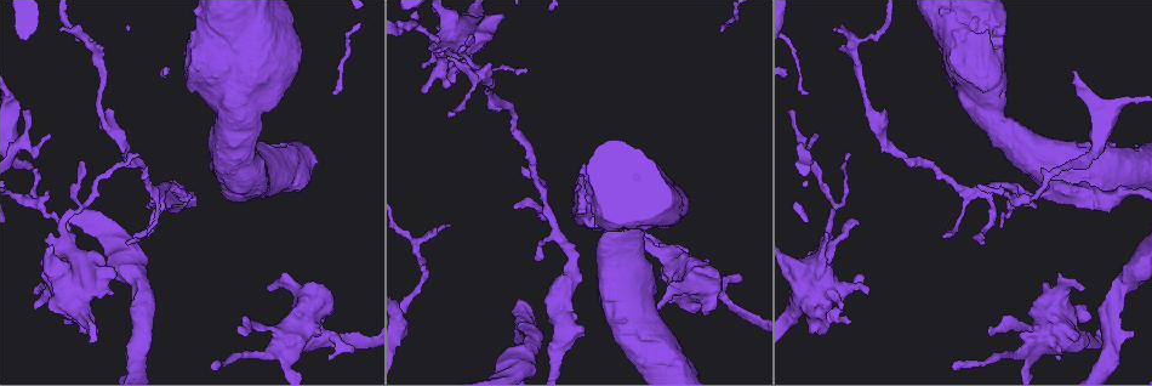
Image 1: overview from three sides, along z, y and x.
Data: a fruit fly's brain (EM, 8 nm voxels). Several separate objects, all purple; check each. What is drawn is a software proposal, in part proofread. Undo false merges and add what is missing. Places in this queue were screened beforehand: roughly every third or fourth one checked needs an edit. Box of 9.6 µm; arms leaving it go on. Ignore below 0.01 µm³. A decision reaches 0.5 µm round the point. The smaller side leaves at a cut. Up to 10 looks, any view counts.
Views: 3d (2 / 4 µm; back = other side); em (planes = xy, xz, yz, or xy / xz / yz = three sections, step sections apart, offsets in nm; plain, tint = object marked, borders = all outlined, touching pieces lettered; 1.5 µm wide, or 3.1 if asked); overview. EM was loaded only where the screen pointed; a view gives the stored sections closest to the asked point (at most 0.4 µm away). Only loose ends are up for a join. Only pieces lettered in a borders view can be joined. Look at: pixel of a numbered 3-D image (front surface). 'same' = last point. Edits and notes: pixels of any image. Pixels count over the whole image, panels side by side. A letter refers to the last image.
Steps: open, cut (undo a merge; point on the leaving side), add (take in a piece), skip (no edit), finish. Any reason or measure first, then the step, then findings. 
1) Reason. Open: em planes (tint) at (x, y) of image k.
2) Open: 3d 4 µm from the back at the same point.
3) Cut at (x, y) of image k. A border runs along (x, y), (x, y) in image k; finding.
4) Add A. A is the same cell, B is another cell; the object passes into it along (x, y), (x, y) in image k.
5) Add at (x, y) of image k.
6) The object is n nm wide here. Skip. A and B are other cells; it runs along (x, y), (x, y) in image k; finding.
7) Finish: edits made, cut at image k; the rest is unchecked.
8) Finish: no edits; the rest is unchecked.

An open end. Open: em planes (borders) at (97, 331) of image 1.

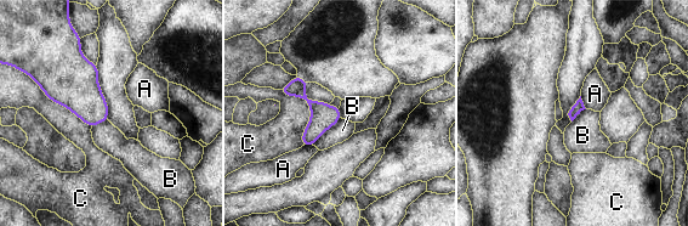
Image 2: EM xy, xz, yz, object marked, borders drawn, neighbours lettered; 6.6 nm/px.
Skip. A, B and C are other cells; none of them fits.

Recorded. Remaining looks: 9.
Branch point. Open: em yz step 8 (borders) at (92, 41) of image 1.

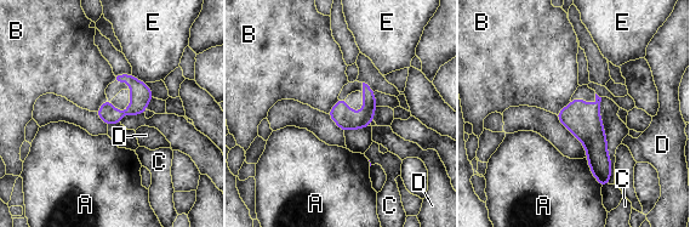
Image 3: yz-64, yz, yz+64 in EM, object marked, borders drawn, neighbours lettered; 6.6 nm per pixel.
Skip. A, B, C, D and E are other cells; a border runs along (570, 101), (556, 114) in image 3; continuous, no second neuron.

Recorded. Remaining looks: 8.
Thin end. Open: 3d 4 µm at (524, 73) of image 1.

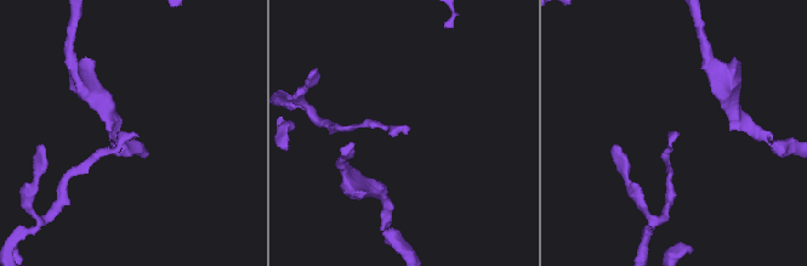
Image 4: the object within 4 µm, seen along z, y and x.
Open: em xz step 4 (tint) at (133, 134) of image 4.

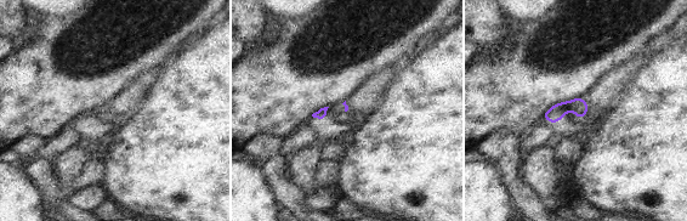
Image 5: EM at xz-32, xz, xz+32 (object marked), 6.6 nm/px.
Open: em xy step 4 (borders) at the same point.

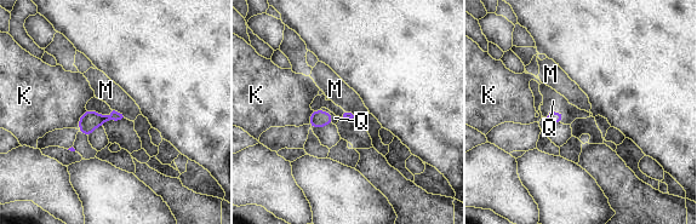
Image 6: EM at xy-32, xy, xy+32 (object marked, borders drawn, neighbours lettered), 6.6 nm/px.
Add Q. Q is the same cell, K and M are other cells; the object passes into it along (554, 116), (554, 112), (553, 101) in image 6; it goes on there.

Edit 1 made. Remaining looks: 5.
Open: overview.

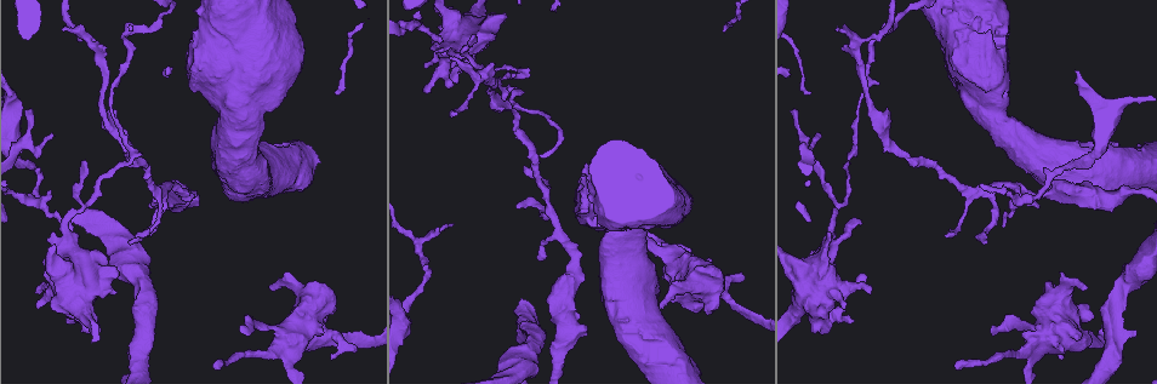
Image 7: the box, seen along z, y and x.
Thin end. Open: em xy step 8 (tint) at (437, 35) of image 7.

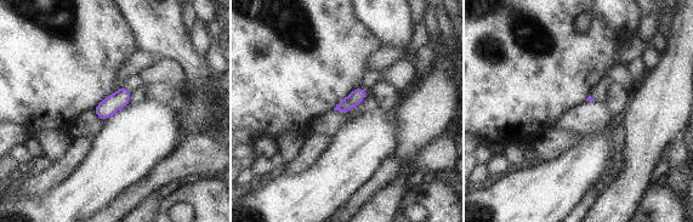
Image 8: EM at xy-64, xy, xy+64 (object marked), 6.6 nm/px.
Another direction. Open: em planes (borders) at the same point.

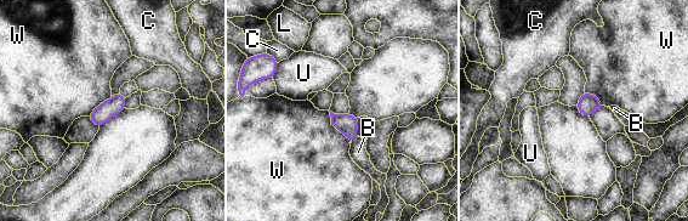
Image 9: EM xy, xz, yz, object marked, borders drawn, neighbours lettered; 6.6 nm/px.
Add B. B is the same cell, C, L, U and W are other cells; the neuron continues.

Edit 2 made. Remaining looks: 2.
Finish: edits made, add at image 6, add at image 9; the rest is unchecked.

